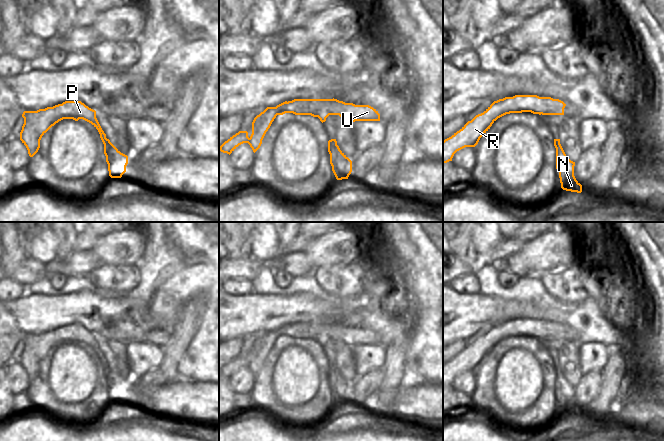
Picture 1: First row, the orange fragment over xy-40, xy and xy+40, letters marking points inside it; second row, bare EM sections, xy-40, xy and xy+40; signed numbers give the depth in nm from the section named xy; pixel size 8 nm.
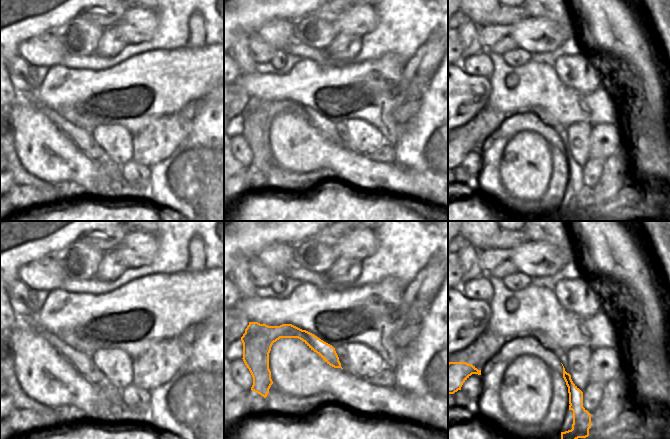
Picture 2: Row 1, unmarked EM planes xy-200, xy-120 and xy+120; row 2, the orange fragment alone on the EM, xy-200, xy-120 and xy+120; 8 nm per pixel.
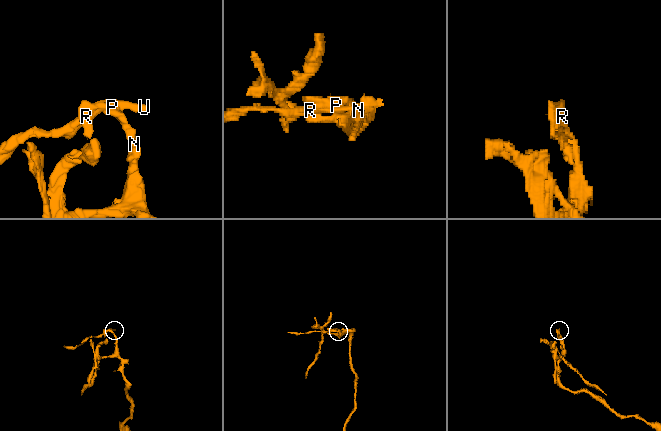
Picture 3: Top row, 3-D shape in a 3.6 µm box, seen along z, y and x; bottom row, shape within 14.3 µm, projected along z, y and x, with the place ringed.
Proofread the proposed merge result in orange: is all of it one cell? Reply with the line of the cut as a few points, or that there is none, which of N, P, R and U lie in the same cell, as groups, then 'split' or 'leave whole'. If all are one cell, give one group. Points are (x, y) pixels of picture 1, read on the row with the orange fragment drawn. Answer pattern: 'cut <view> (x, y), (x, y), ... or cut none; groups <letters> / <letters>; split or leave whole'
cut xy (292, 100), (307, 100), (317, 110), (318, 116); groups N P / R U; split

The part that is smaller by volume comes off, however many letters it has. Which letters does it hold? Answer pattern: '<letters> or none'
R, U

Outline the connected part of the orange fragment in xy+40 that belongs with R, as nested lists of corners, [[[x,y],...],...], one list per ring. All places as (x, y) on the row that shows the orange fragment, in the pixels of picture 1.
[[[515,95],[494,101],[483,113],[443,141],[443,163],[452,161],[457,151],[475,147],[498,118],[514,113],[515,109],[539,109],[542,115],[564,115],[565,106],[559,99],[537,95]]]

